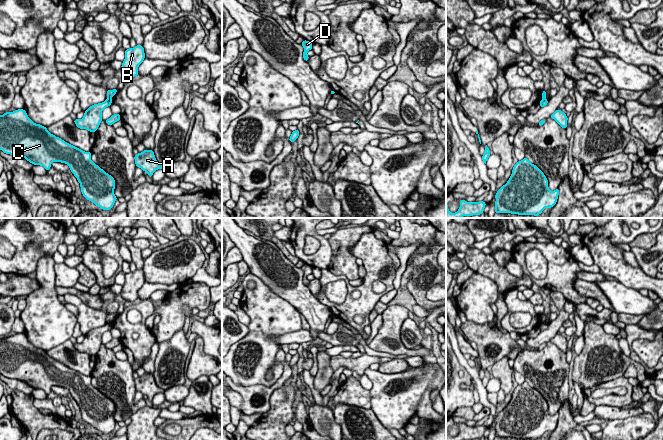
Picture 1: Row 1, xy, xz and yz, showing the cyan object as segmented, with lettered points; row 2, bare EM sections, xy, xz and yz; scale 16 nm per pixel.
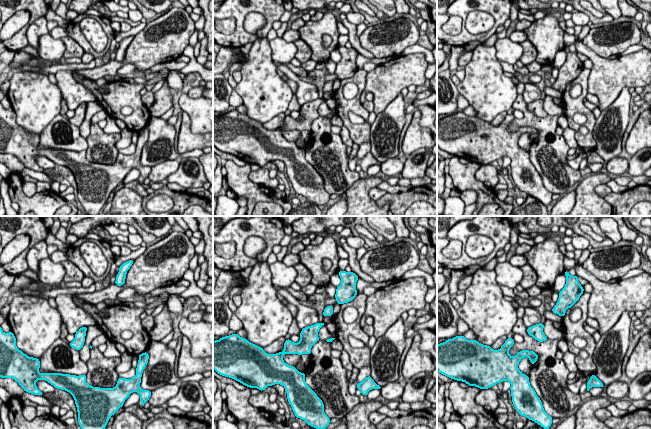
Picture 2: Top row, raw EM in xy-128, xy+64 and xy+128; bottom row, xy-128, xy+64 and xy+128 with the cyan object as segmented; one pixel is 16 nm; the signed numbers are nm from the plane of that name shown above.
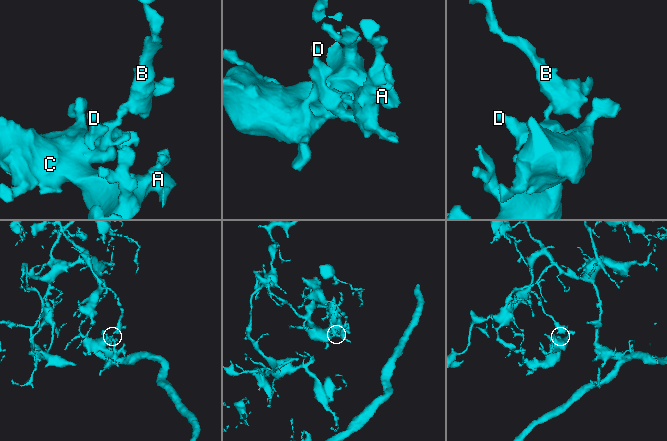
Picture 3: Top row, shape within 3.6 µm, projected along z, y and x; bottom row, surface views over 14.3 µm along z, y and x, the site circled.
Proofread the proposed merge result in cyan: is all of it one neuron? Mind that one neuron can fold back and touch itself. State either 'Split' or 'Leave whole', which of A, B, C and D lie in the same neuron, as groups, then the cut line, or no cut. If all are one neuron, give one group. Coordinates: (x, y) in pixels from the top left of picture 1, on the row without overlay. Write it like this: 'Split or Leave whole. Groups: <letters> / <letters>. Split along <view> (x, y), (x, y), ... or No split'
Split. Groups: A C D / B. Split along xy (107, 322), (110, 323)

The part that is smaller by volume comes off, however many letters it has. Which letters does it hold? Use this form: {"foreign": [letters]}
{"foreign": ["A", "C", "D"]}

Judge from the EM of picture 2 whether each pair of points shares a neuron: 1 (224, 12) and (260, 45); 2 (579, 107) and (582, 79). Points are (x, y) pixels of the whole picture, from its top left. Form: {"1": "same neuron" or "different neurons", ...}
{"1": "different neurons", "2": "same neuron"}

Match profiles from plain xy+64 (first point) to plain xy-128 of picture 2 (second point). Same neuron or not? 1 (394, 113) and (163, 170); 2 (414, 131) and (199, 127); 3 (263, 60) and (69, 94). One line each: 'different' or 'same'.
1: different
2: different
3: different

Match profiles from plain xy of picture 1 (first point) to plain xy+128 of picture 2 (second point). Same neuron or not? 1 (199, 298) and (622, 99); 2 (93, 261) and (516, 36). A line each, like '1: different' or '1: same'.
1: different
2: different

